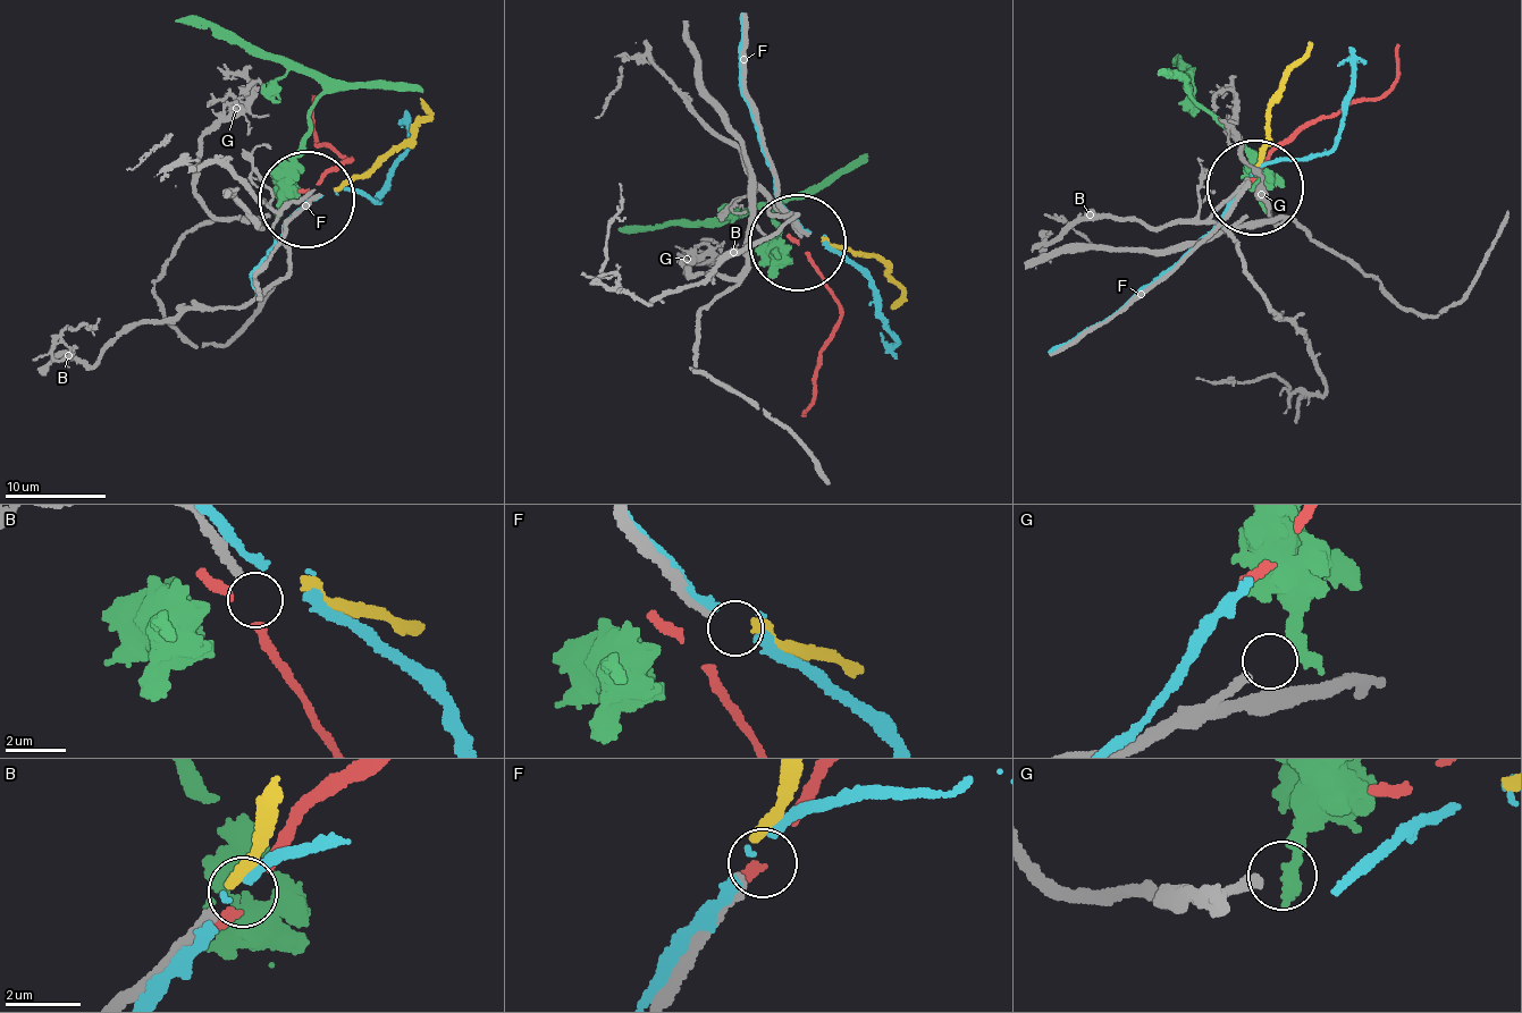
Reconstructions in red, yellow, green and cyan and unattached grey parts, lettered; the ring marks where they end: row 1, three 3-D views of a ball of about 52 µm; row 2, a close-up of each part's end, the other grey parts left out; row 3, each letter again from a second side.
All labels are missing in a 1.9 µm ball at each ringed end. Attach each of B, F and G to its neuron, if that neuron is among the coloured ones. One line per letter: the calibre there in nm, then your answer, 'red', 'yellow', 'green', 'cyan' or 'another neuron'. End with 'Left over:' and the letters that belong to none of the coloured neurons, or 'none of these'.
B: calibre 240 nm; another neuron
F: calibre 300 nm; yellow
G: calibre 240 nm; another neuron
Left over: B, G

